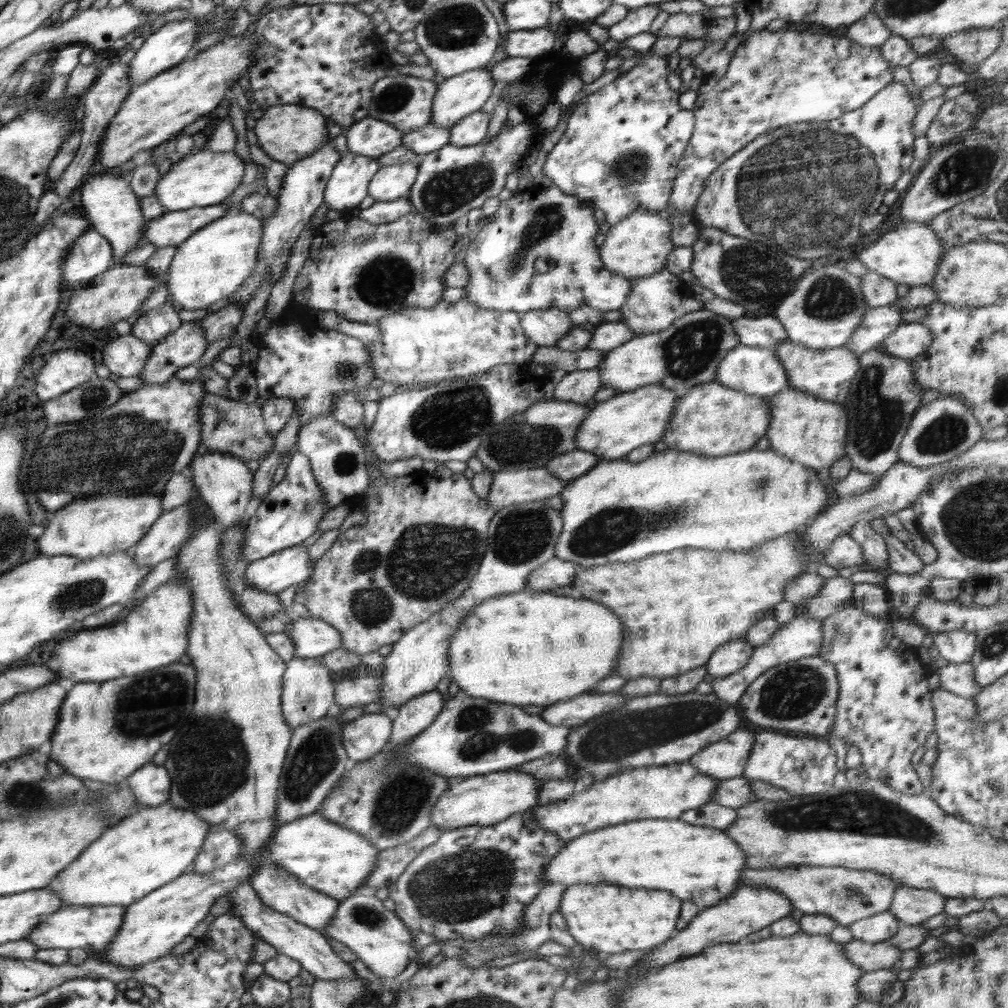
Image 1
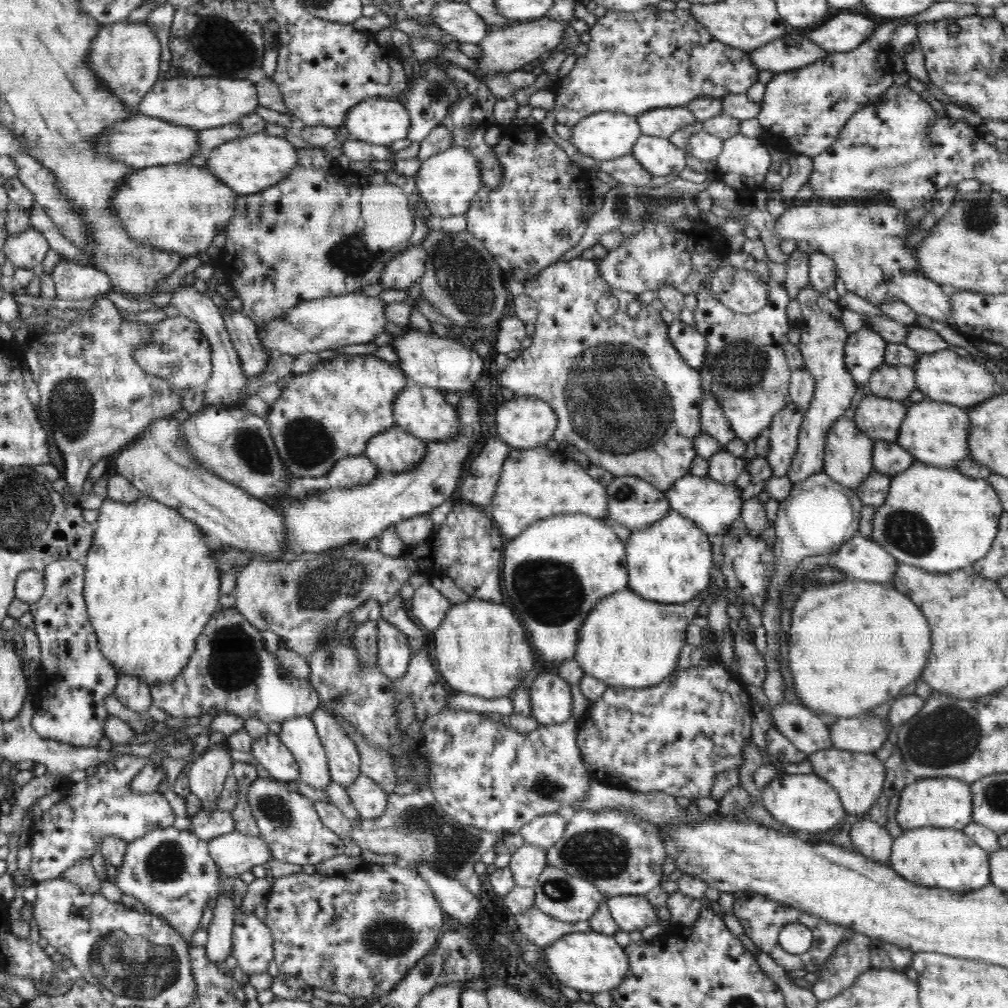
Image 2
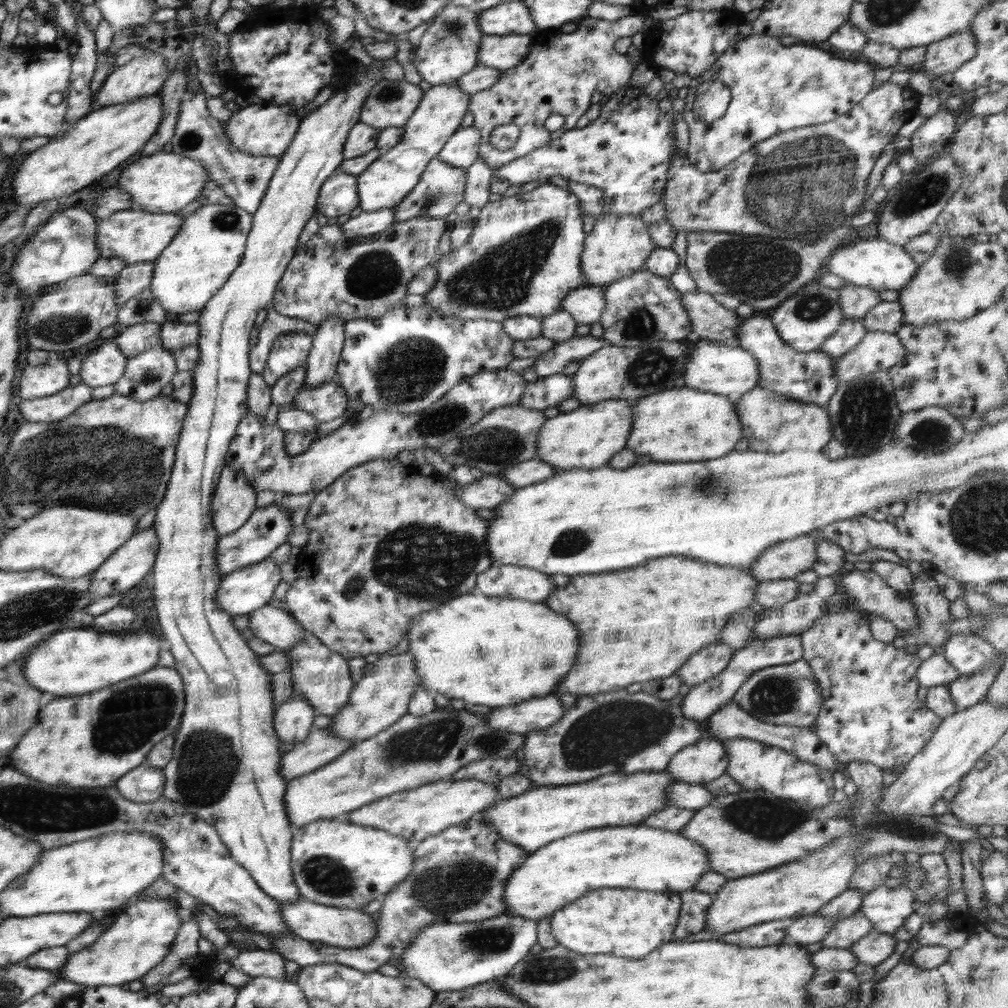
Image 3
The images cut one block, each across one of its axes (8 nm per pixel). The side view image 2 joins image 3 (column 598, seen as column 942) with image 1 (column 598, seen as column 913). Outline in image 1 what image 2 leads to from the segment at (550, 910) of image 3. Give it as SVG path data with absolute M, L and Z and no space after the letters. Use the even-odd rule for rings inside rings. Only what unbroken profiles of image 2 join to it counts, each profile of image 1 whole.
M642 819L614 824L577 836L550 860L543 875L549 884L614 884L627 888L658 888L668 890L682 901L690 902L699 910L730 899L742 886L741 877L748 868L744 849L730 839L723 829L688 824L678 819Z

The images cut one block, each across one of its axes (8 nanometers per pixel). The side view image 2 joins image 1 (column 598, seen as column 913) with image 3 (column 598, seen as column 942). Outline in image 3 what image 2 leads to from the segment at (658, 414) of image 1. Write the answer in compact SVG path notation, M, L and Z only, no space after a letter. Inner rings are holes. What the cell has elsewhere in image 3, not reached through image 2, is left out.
M624 398L604 400L546 420L546 424L540 428L538 434L536 459L552 465L558 472L604 467L612 456L616 456L625 448L634 422L634 408L638 401Z

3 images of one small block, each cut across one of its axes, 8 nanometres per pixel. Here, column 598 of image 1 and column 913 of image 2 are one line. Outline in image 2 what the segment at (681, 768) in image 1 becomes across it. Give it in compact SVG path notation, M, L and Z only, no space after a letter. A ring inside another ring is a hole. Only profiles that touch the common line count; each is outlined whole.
M952 777L916 779L904 785L899 795L899 806L895 816L903 830L920 827L963 828L973 821L973 792L970 783Z

